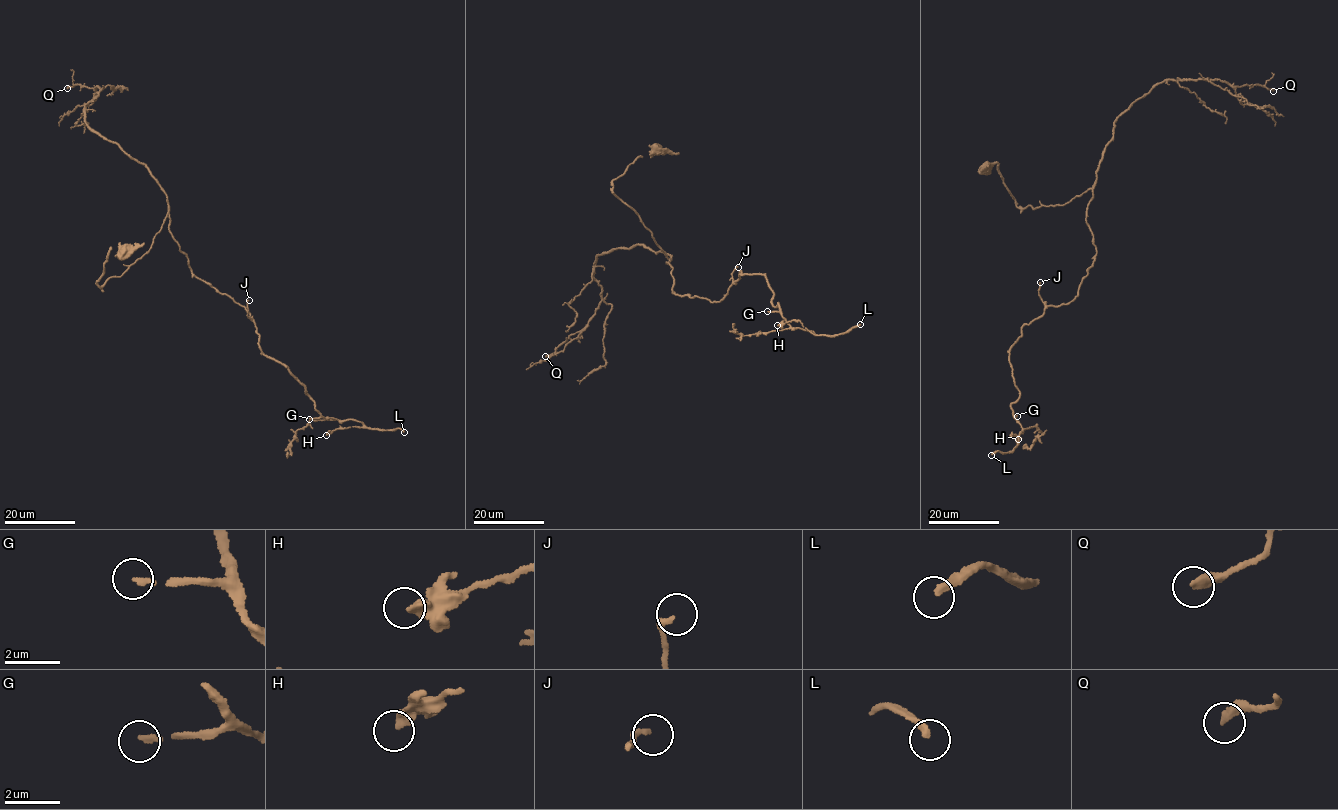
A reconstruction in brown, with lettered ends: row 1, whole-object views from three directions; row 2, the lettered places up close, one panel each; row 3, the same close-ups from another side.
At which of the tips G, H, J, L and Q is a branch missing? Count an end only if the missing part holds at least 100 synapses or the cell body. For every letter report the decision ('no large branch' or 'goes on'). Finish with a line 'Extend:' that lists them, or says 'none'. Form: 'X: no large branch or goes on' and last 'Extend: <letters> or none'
G: goes on
H: no large branch
J: no large branch
L: goes on
Q: no large branch
Extend: G, L

